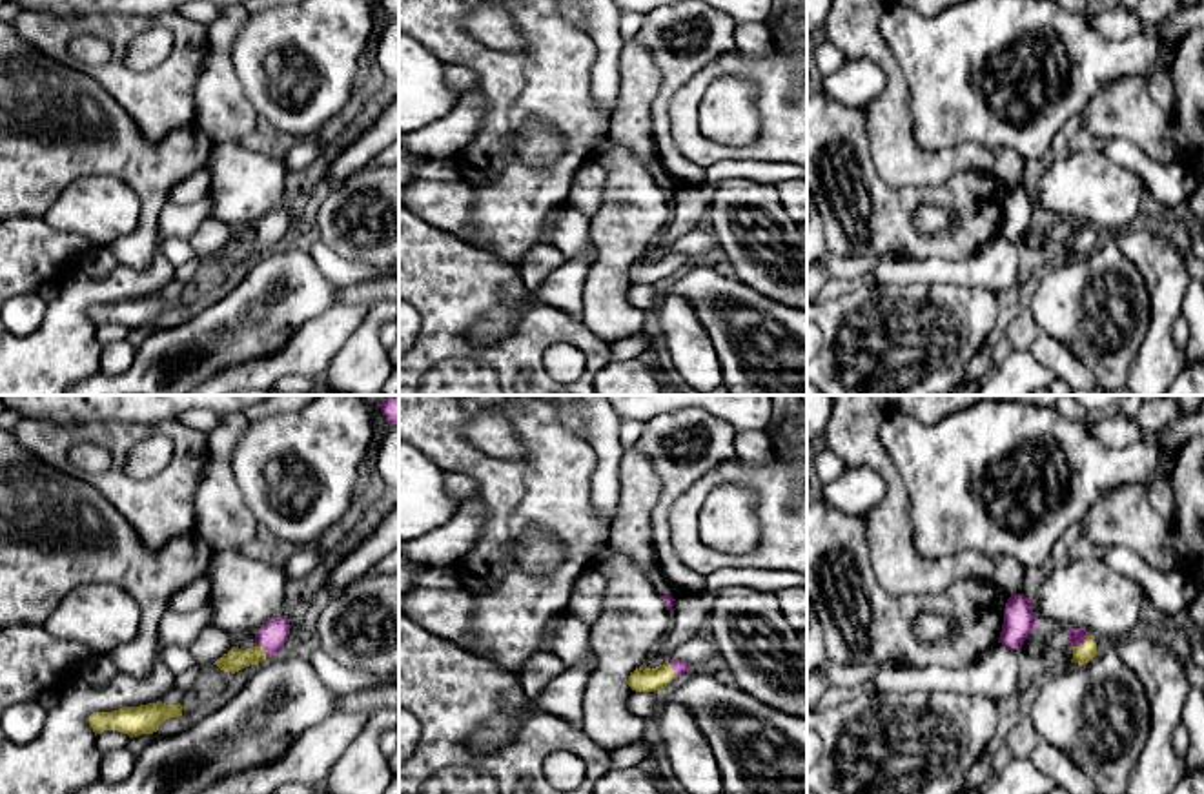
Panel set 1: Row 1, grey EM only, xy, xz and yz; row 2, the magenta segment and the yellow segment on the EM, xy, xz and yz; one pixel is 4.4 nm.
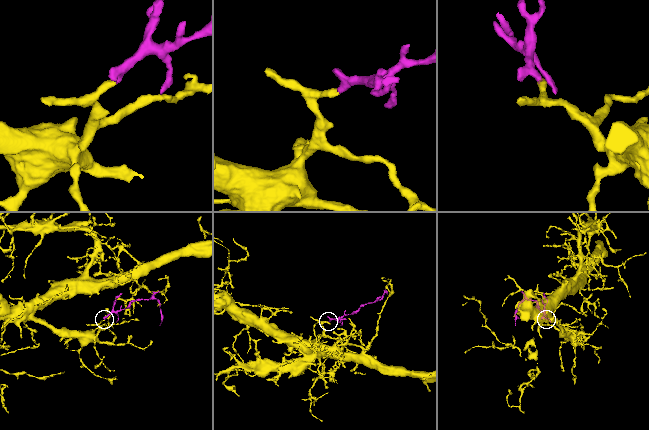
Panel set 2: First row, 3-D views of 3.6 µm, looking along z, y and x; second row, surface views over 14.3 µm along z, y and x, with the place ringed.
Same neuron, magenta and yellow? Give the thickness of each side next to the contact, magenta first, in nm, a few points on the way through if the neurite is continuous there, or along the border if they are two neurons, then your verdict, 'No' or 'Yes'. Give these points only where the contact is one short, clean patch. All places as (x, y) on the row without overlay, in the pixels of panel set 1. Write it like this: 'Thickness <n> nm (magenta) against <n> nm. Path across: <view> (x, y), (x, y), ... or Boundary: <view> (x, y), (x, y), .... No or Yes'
Thickness 80 nm (magenta) against 90 nm. Path across: yz (1077, 228), (1081, 235), (1082, 246). Yes

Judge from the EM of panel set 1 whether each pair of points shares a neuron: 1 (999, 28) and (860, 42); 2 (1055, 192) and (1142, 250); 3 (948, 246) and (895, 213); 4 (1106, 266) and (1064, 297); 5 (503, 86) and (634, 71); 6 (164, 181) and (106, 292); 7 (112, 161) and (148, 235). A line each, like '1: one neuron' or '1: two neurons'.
1: two neurons
2: two neurons
3: one neuron
4: one neuron
5: two neurons
6: two neurons
7: one neuron

